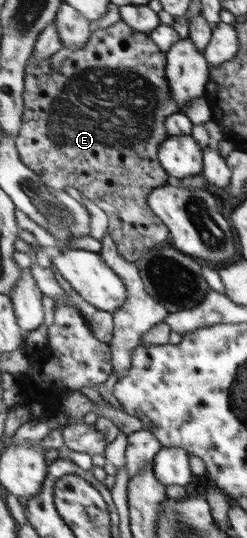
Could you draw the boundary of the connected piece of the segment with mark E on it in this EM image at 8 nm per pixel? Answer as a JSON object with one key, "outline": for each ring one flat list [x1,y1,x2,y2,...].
{"outline":[[121,20,111,27,93,32,89,43,85,45,85,48,79,49,79,51,73,51,64,47,57,55,53,55,51,59,43,62,36,62,36,60,35,54,33,54,28,61,27,69,25,69,27,77,24,93,26,109,22,118,22,131,16,138,19,157,21,157,21,161,25,165,31,167,41,178,44,178,44,181,53,192,63,191,67,186,72,186,80,194,96,202,110,216,108,233,118,244,118,250,125,257,125,260,135,264,147,251,153,247,161,246,161,242,165,242,169,238,169,227,155,214,155,211,148,203,148,196,154,192,155,188,165,186,170,182,171,176,159,160,159,148,162,147,163,142,167,141,167,138,170,136,166,129,167,119,172,114,181,112,181,108,177,106,172,96,173,91,171,91,170,82,166,74,168,65,167,53,163,52,149,35,135,31,135,29,131,28,131,25]]}

